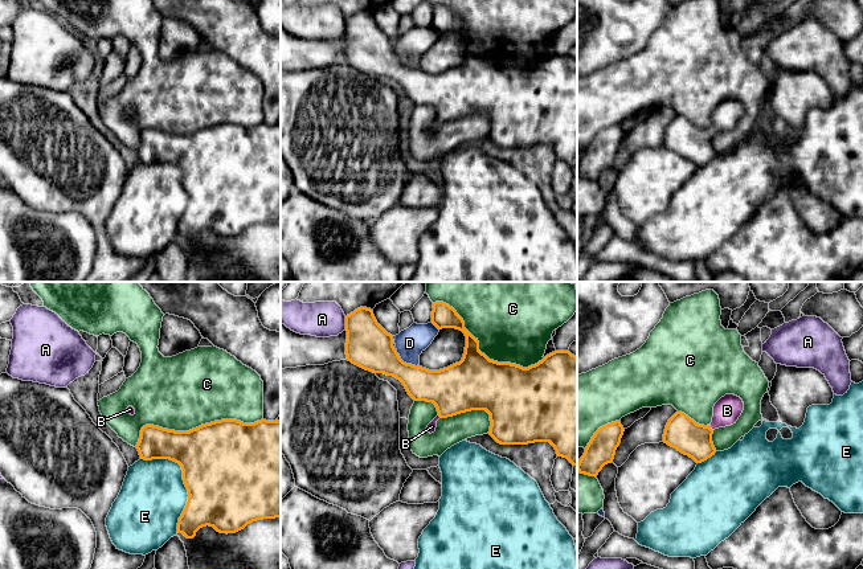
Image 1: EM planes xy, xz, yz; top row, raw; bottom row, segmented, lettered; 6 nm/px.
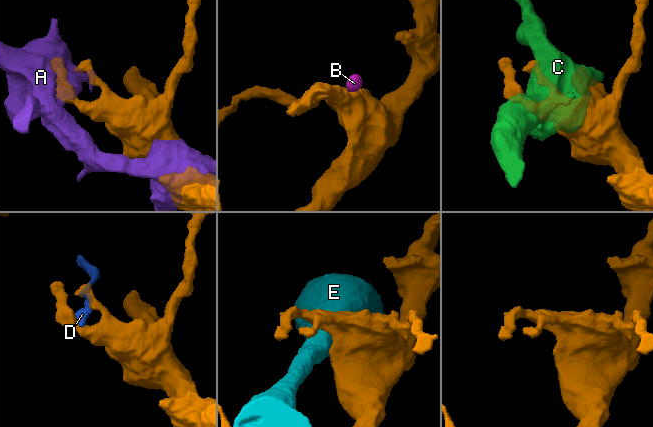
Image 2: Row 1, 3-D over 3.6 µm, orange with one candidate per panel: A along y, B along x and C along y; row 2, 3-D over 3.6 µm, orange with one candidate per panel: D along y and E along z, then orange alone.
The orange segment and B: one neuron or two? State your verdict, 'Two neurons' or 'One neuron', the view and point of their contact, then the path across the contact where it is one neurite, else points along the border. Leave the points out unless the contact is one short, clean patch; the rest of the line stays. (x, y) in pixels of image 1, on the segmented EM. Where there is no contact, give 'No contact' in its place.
One neuron. Touches orange at yz (710, 428). Path across: yz (682, 433), (704, 433), (710, 428), (727, 410)

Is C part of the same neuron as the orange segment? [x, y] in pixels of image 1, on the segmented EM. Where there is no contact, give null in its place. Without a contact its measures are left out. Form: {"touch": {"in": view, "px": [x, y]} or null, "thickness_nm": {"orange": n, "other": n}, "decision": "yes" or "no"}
{"touch": {"in": "xy", "px": [192, 429]}, "thickness_nm": {"orange": 460, "other": 460}, "decision": "no"}

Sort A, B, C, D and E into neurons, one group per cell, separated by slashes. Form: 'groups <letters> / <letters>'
groups A / B / C / D / E

